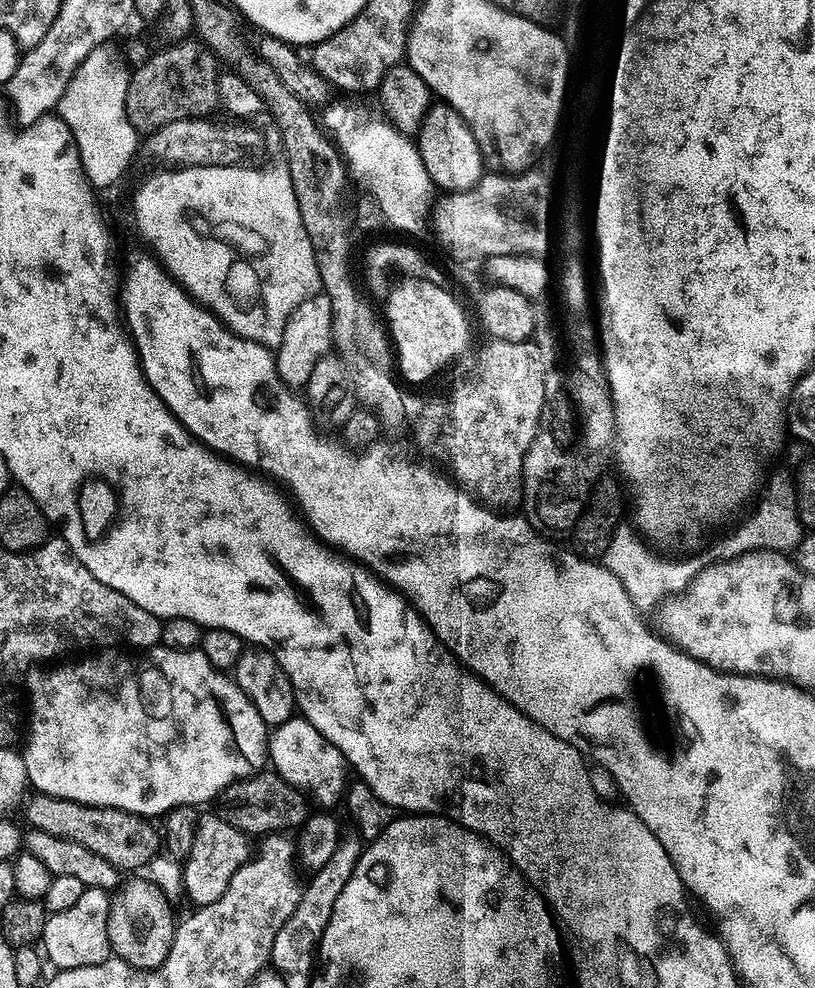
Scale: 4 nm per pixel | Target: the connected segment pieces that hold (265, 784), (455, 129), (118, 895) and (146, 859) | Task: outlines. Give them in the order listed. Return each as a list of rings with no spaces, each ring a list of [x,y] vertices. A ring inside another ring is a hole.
[[[275,770],[258,772],[246,780],[235,780],[221,790],[214,807],[215,815],[252,838],[280,834],[288,830],[284,828],[299,829],[310,815],[310,806],[304,794],[287,784]]]
[[[436,102],[421,115],[420,128],[417,129],[414,143],[422,162],[426,166],[426,174],[433,185],[444,190],[470,188],[482,175],[482,157],[476,146],[474,134],[466,126],[466,122],[454,109],[446,103]]]
[[[150,879],[127,880],[111,893],[108,901],[109,949],[134,969],[159,969],[168,956],[168,947],[176,932],[177,921],[172,920],[173,905]]]
[[[33,795],[28,804],[28,824],[38,830],[46,830],[46,834],[54,834],[54,838],[66,838],[70,842],[82,842],[86,850],[94,850],[94,854],[106,858],[116,868],[143,869],[156,858],[162,848],[162,836],[151,819],[127,812],[121,808],[103,808],[93,804],[79,804],[61,796]]]

